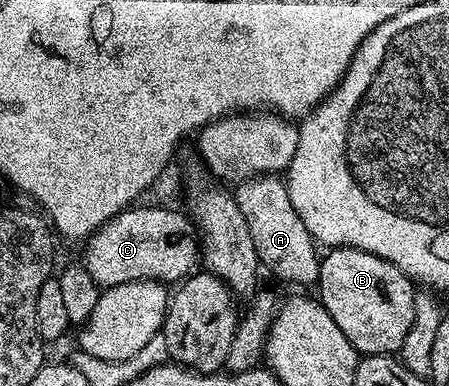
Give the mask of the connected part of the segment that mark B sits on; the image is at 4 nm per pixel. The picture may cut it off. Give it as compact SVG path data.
M337 246L328 249L319 263L319 281L317 283L317 301L333 316L337 328L345 332L349 344L358 350L360 355L389 354L402 351L405 336L409 336L413 316L415 315L416 283L408 278L401 268L397 268L389 260L376 254L359 250L356 246Z

